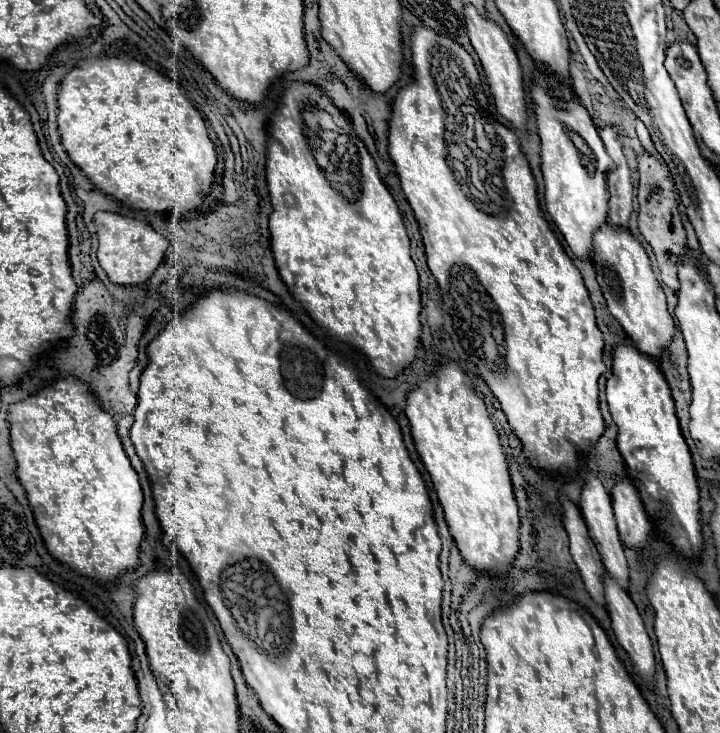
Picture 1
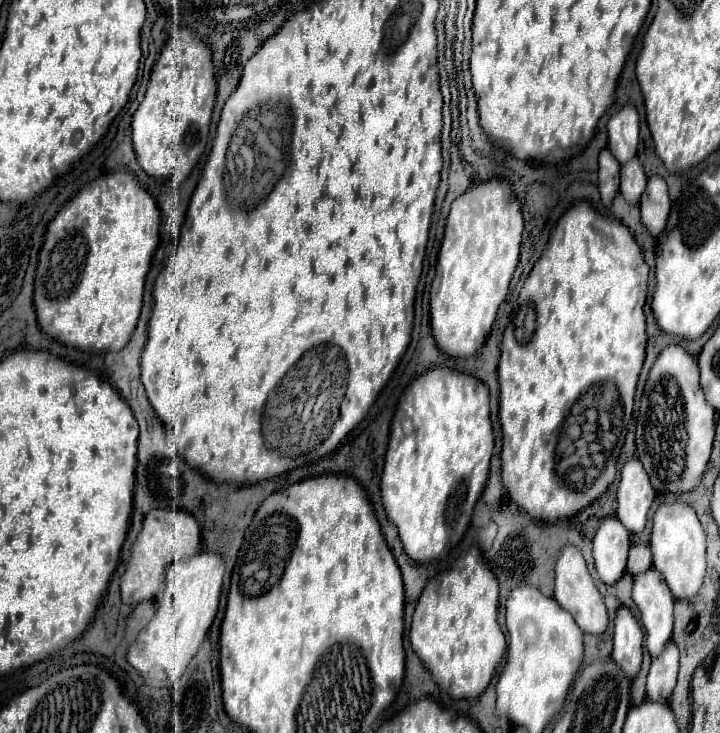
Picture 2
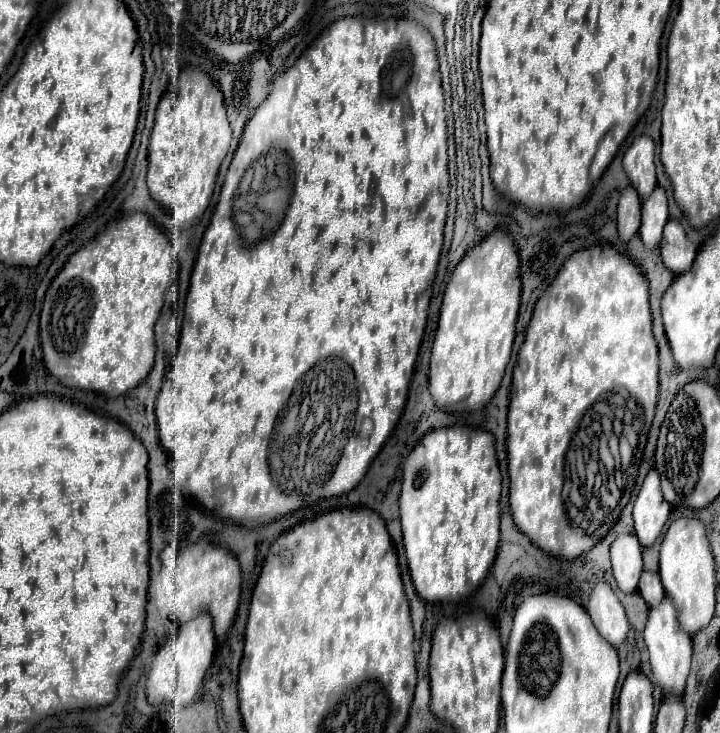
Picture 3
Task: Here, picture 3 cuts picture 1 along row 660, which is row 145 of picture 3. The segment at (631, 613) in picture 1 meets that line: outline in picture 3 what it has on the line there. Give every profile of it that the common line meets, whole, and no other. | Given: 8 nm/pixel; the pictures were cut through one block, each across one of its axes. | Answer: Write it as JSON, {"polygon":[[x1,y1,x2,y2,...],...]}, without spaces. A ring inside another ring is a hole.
{"polygon":[[640,136,624,154,624,170,638,190,640,198,646,200,656,188,656,166,654,166,654,140,650,136]]}

